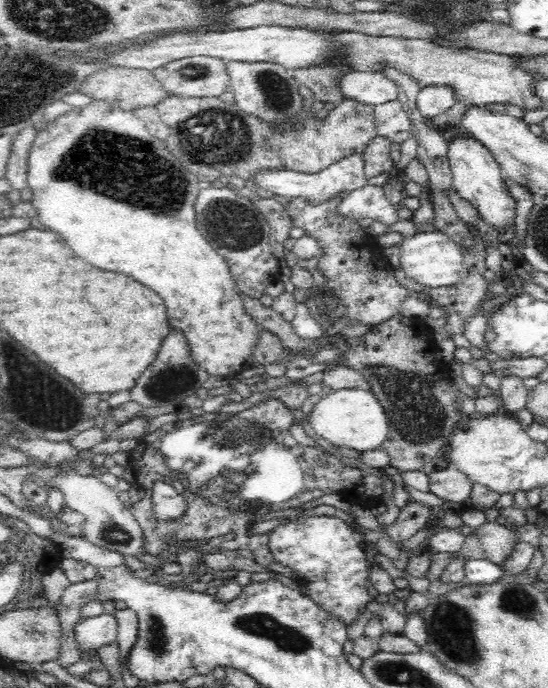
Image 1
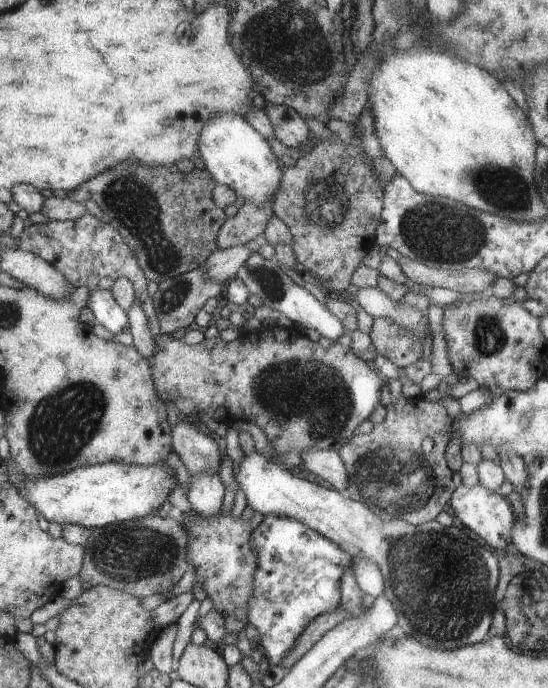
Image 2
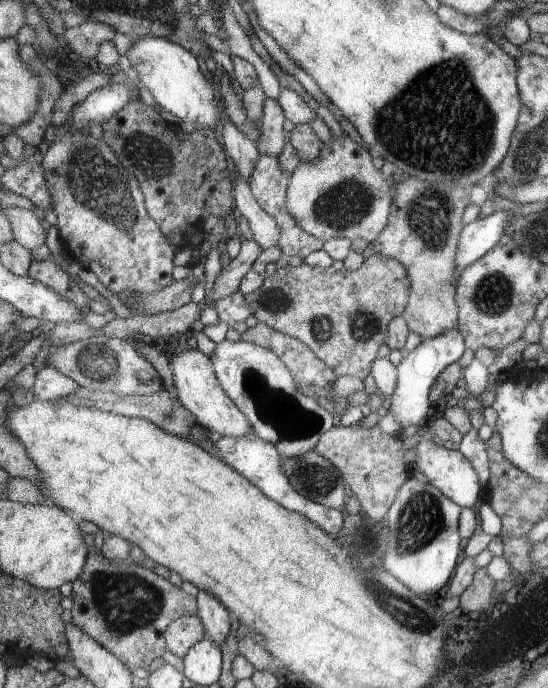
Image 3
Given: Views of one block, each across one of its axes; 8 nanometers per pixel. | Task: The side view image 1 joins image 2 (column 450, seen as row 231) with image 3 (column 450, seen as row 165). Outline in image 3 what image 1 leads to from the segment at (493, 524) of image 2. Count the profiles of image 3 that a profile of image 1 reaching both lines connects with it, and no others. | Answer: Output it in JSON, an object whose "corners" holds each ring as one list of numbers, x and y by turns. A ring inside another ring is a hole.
{"corners":[[423,430,422,438,415,448,418,456,416,456,416,461,412,463,412,468,418,468,432,486,440,490,446,498,453,500,454,504,458,504,461,509,476,509,474,504,480,498,480,482,478,482,476,470,472,468,472,464,466,460,466,457,462,456,461,452,456,452,456,449,448,450,438,446,428,433,423,433]]}

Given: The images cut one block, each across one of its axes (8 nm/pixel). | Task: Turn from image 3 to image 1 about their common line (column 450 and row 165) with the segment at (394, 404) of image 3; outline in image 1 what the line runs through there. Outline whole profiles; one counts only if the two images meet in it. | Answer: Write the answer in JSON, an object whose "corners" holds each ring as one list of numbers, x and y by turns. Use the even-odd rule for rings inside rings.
{"corners":[[350,154,338,162,331,164,328,168,321,170,318,174,298,174,294,170,270,170,262,172,255,179,255,188,265,189,274,195,288,197,290,199,300,198,317,203,340,196,340,192,354,192,358,188,367,185,364,161,361,154]]}

